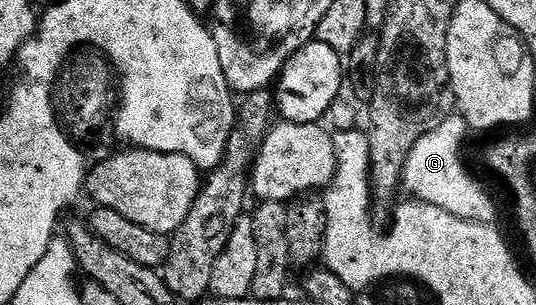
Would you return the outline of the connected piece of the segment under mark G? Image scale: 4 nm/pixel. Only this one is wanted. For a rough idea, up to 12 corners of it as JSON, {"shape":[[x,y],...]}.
{"shape":[[453,113],[406,161],[408,195],[459,219],[495,224],[496,203],[460,154]]}

